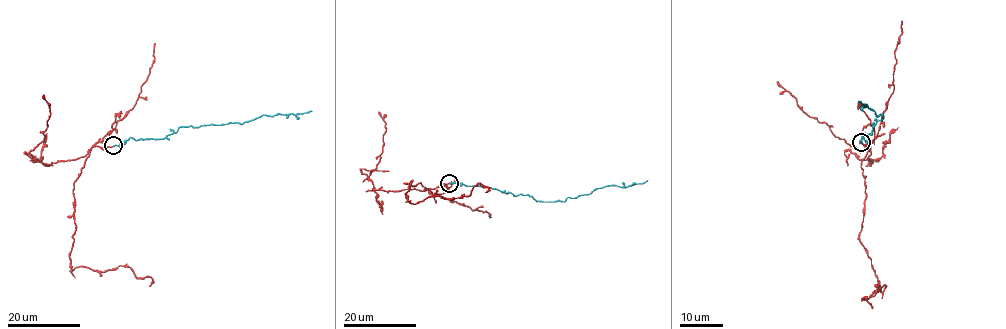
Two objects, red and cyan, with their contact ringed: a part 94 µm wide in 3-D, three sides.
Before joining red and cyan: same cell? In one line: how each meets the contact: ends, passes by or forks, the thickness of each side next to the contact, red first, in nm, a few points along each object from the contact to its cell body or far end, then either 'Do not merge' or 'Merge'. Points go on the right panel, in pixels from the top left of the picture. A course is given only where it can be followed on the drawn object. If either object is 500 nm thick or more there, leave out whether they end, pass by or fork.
At the ring red ends. At the ring cyan ends. Thickness 120 nm (red) against 220 nm. Course of red: (861, 143), (868, 143), (859, 241), (877, 285), (886, 285), (862, 298), (872, 308). Course of cyan: (861, 141), (864, 133), (869, 134), (873, 130), (875, 120), (884, 117), (858, 100). Do not merge

